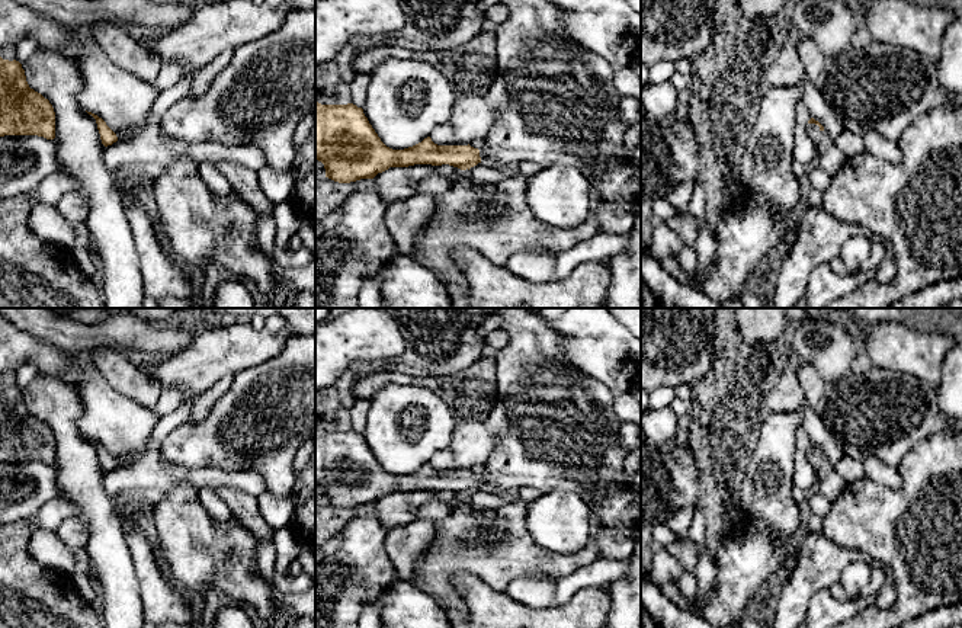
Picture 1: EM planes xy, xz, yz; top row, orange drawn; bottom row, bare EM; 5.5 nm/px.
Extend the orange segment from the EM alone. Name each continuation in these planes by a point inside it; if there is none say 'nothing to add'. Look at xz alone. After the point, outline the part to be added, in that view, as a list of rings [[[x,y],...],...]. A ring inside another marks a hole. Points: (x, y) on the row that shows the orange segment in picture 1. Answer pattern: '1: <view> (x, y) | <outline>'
1: xz (554, 102) | [[[500,0],[509,16],[496,31],[497,76],[485,100],[494,121],[485,145],[480,150],[481,163],[494,160],[501,164],[535,161],[542,167],[565,164],[583,169],[587,164],[600,167],[596,190],[605,204],[612,204],[625,212],[641,212],[641,167],[625,157],[623,135],[628,126],[621,121],[621,96],[613,78],[615,70],[600,55],[584,49],[564,33],[559,10],[548,0]]]

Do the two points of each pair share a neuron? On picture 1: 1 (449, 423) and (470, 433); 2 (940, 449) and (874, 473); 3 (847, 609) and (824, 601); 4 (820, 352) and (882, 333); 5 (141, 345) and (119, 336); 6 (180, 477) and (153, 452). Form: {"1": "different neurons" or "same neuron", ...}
{"1": "different neurons", "2": "different neurons", "3": "same neuron", "4": "different neurons", "5": "same neuron", "6": "same neuron"}

